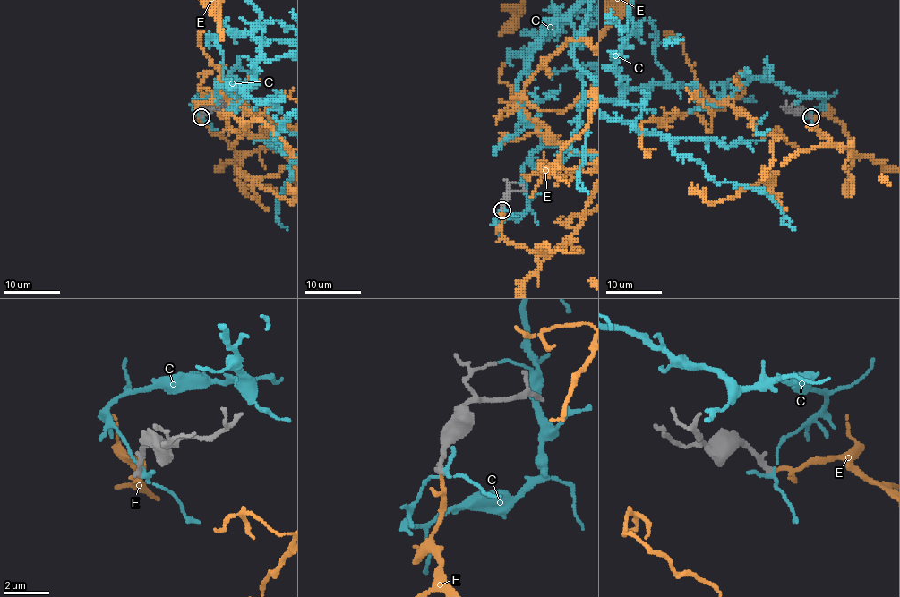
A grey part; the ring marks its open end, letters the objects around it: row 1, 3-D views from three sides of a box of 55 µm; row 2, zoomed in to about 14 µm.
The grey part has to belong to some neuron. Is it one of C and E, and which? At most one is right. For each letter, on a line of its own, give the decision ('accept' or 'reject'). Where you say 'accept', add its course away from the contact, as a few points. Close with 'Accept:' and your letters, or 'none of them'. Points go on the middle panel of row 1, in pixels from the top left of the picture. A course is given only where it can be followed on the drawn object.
C: reject
E: accept
Accept: E

